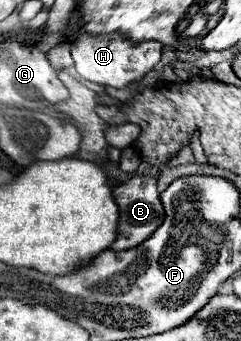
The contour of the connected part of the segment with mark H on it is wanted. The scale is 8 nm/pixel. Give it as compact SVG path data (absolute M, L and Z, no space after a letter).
M80 35L78 41L72 43L72 59L76 63L76 71L80 77L106 85L106 87L118 87L124 89L132 83L142 81L142 77L152 71L158 63L160 63L160 51L162 45L160 43L134 43L132 39L122 39L122 35Z

